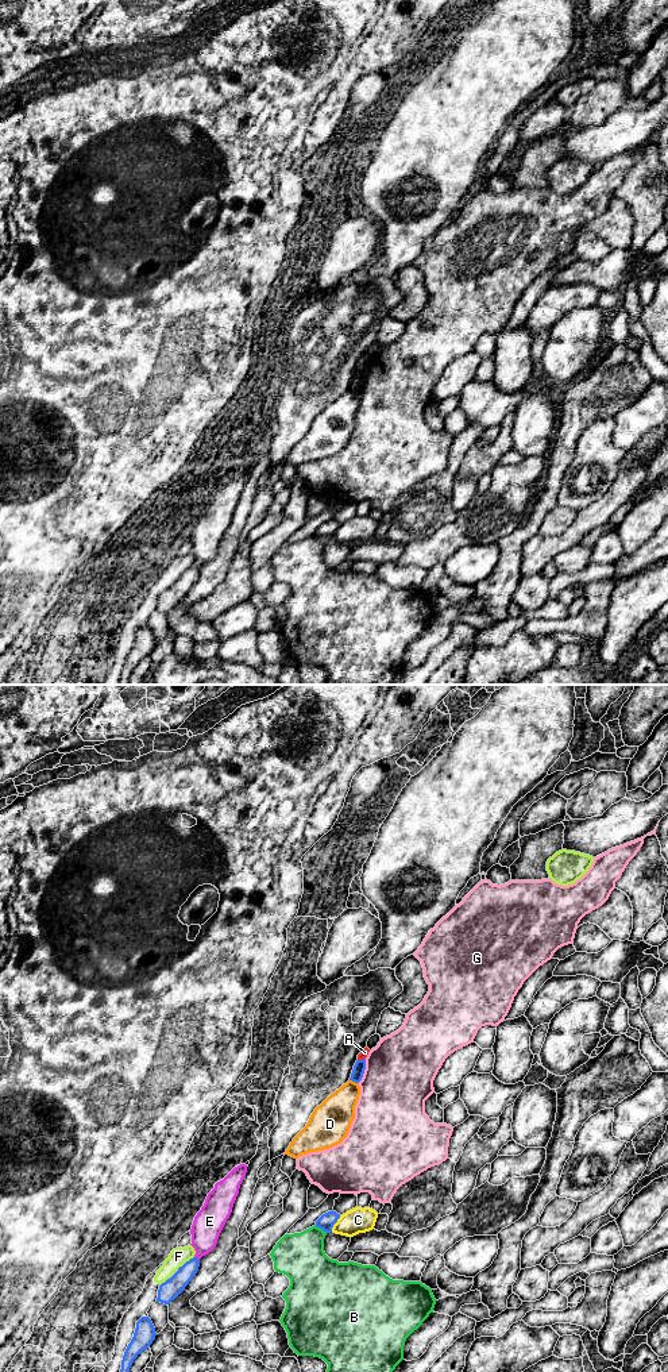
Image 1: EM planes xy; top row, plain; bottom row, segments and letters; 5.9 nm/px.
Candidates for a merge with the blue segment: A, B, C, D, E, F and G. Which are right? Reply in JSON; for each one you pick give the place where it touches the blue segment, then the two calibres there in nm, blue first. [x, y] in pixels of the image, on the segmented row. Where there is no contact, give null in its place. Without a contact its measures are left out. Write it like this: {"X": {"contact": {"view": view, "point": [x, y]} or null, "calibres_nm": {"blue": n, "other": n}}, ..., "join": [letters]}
{"join": []}

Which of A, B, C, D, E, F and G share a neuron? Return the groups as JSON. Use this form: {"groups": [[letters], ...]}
{"groups": [["A"], ["B"], ["C"], ["D"], ["E"], ["F"], ["G"]]}

